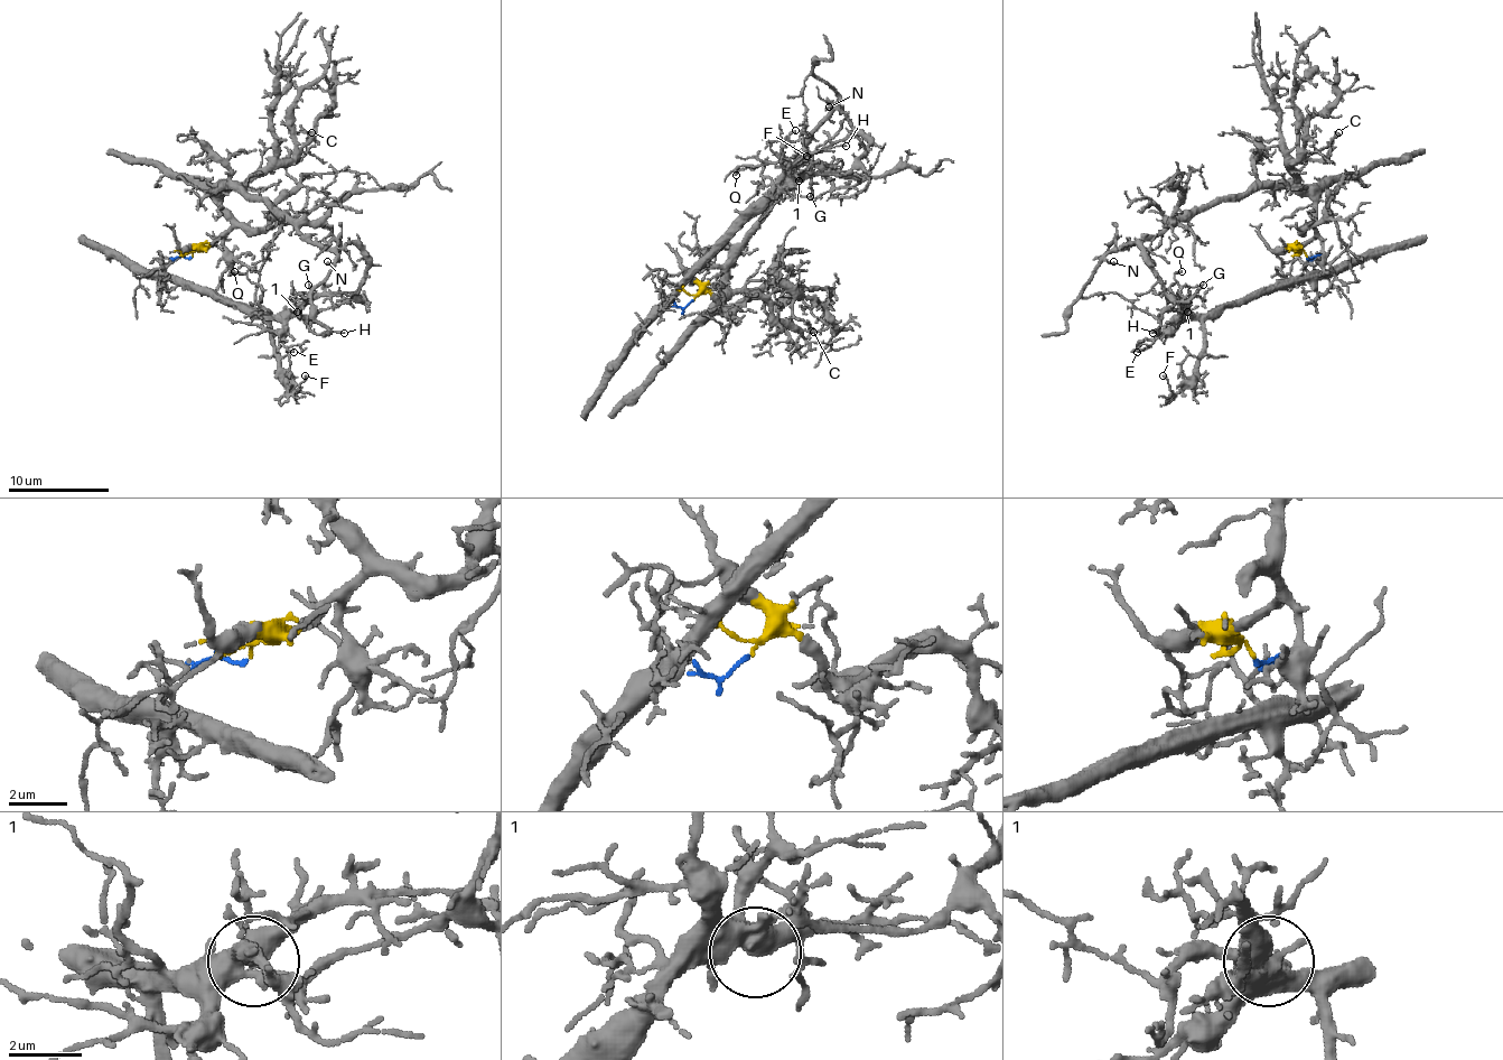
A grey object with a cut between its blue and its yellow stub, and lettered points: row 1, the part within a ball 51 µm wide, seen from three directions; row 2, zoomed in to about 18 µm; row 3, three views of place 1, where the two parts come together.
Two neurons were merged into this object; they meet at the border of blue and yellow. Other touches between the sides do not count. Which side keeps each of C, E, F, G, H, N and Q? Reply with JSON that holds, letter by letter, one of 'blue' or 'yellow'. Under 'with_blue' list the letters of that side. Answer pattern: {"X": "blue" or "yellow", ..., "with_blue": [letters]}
{"C": "yellow", "E": "blue", "F": "blue", "G": "blue", "H": "blue", "N": "yellow", "Q": "blue", "with_blue": ["E", "F", "G", "H", "Q"]}

